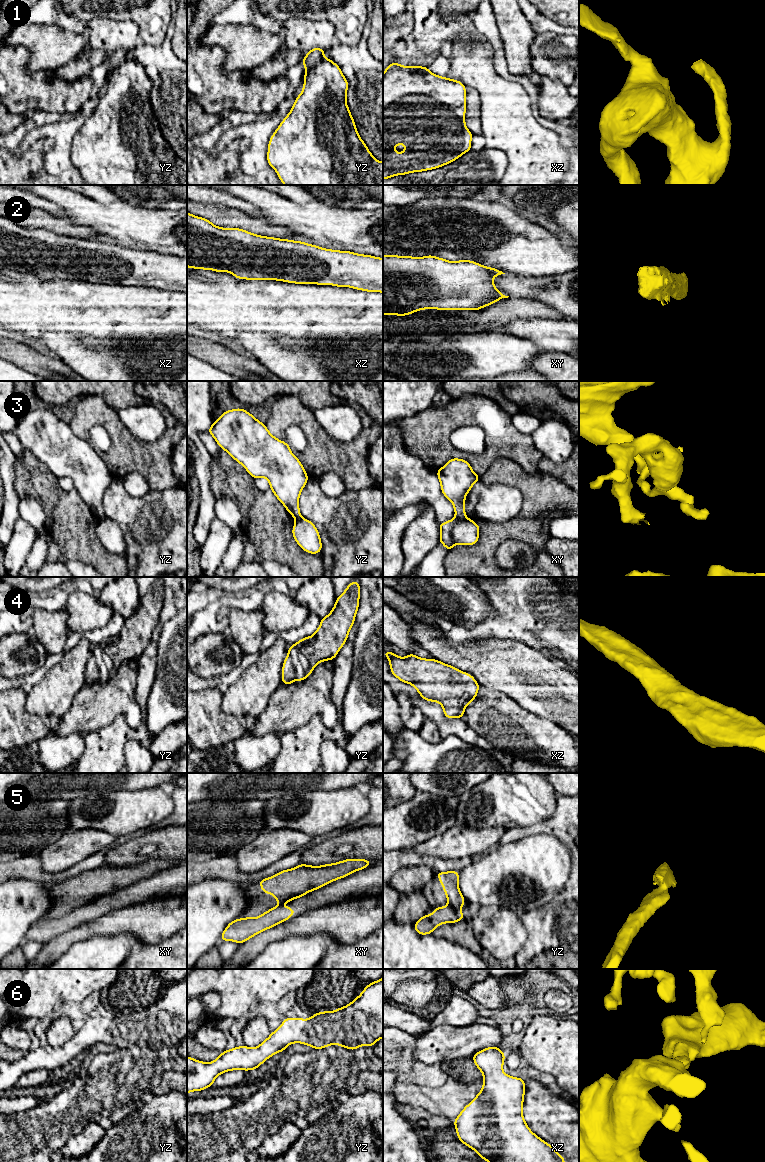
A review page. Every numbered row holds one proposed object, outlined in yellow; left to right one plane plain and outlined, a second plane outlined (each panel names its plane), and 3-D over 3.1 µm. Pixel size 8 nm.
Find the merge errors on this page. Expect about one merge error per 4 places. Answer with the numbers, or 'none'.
3, 5

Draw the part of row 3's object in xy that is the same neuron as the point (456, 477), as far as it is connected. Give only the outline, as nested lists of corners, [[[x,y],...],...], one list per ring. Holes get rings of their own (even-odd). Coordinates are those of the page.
[[[458,458],[450,459],[436,473],[443,495],[454,506],[455,519],[465,519],[465,497],[480,477],[468,461]]]

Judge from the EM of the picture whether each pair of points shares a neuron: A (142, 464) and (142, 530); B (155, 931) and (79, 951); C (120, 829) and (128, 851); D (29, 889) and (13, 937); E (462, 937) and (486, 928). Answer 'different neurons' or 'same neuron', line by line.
A: different neurons
B: different neurons
C: different neurons
D: same neuron
E: different neurons

